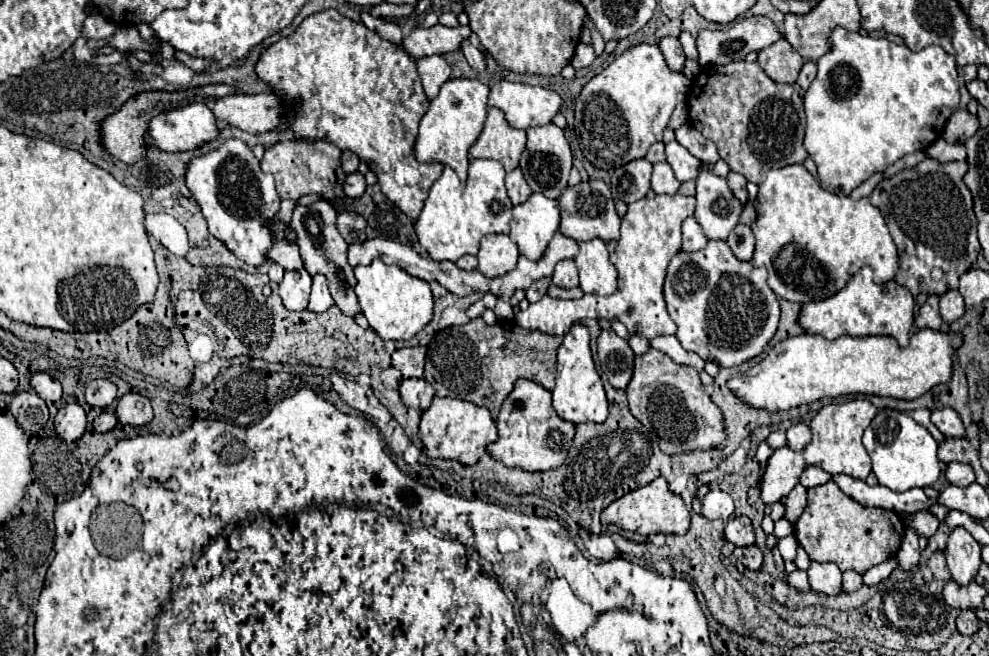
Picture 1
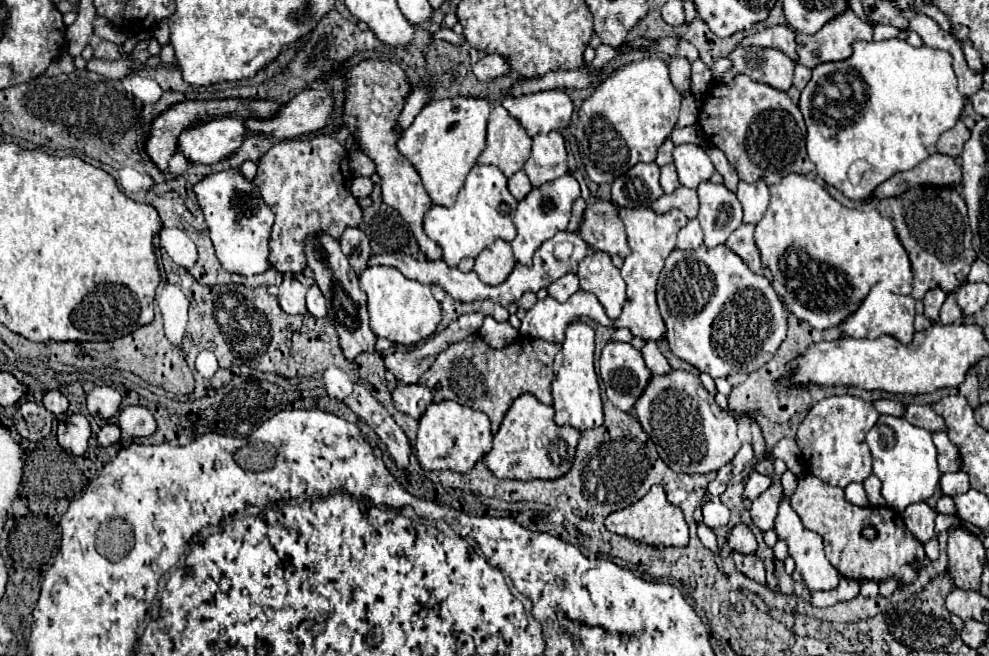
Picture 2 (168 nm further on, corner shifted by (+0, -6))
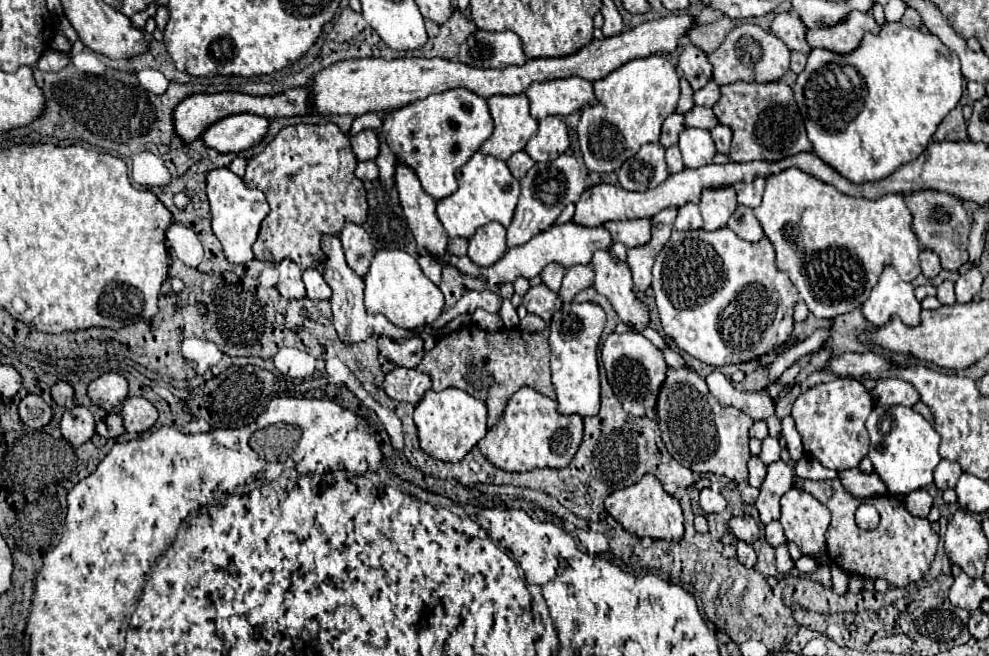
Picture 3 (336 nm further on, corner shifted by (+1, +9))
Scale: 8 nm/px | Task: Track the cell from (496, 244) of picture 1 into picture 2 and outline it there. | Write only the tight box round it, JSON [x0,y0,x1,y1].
[474,240,516,286]

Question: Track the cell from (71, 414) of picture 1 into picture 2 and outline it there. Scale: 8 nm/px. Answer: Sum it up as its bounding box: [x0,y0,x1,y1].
[58,414,90,456]

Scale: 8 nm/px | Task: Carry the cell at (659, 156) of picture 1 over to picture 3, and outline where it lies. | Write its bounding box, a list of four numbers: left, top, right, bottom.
[661,113,685,147]

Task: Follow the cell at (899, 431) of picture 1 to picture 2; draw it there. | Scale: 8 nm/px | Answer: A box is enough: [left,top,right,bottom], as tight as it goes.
[866,416,940,512]

